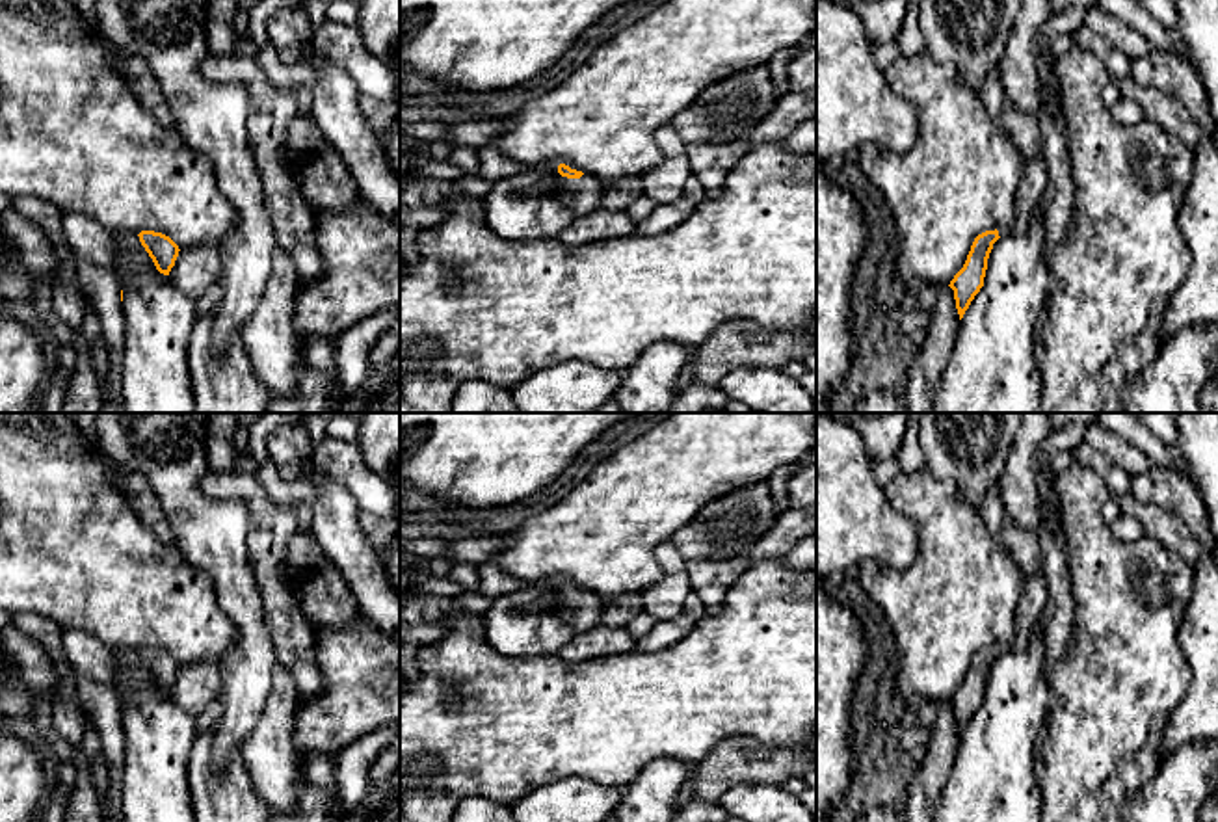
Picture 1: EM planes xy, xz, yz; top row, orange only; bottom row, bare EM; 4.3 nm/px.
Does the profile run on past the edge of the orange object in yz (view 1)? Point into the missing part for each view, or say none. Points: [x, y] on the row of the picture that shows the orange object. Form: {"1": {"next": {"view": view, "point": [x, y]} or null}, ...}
{"1": {"next": {"view": "yz", "point": [1029, 196]}}}

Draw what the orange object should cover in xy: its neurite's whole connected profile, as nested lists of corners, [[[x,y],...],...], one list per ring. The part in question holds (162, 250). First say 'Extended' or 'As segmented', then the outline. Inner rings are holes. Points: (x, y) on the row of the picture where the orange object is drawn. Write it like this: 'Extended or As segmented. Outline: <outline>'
As segmented. Outline: [[[141,231],[138,236],[156,270],[169,275],[180,251],[179,245],[169,236],[154,231]]]

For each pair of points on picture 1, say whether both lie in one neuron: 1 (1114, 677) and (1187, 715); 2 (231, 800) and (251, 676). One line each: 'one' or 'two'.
1: two
2: two

